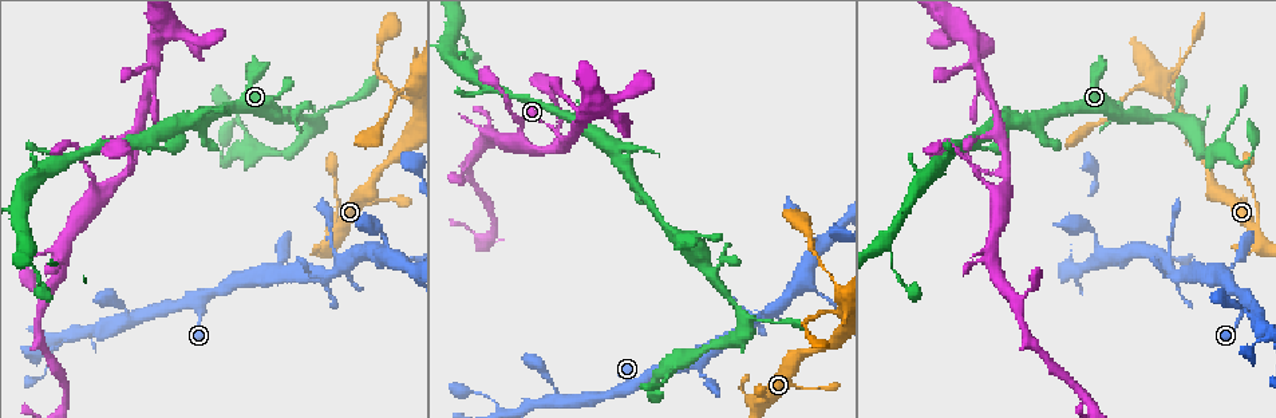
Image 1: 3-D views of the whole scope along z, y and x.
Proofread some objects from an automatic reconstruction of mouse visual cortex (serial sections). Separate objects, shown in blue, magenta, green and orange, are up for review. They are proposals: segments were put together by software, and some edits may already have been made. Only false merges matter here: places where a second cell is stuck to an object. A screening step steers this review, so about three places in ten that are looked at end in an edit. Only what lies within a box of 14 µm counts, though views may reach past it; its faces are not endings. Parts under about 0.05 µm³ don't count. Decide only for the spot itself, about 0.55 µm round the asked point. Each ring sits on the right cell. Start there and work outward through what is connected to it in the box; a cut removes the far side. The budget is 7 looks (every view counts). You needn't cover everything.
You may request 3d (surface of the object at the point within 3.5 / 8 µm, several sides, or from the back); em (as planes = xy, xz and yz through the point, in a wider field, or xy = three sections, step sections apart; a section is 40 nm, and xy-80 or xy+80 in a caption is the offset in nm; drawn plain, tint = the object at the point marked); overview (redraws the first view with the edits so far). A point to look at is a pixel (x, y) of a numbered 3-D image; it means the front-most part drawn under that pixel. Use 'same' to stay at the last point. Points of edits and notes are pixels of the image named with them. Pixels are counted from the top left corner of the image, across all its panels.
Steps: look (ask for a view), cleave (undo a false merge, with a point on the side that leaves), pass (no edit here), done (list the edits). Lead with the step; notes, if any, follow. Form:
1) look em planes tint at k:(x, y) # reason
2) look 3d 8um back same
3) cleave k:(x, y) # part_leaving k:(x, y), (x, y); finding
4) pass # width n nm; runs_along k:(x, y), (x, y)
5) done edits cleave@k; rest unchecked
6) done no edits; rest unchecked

look 3d 3.5um at 1:(223, 158) # sharp bend

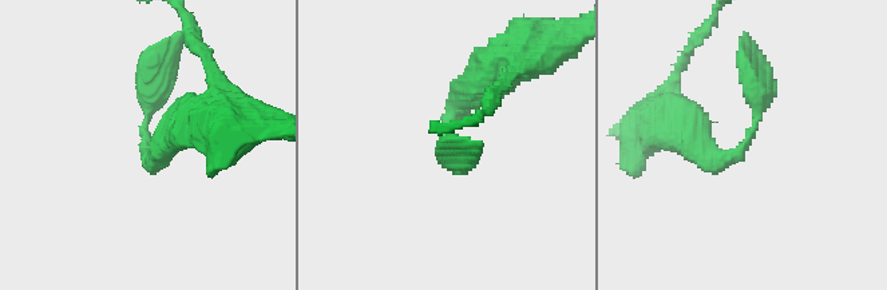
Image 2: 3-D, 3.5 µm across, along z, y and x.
look em xy step 3 tint at 2:(146, 140) # arm_widths 300, 350 nm

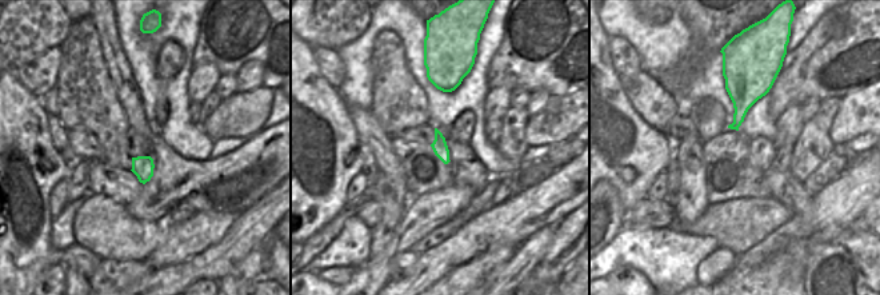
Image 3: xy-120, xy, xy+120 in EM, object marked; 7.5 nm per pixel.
pass # runs_along 2:(178, 130), (158, 158), (142, 130), (170, 59); one cell here

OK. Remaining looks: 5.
look 3d 3.5um at 1:(988, 181) # thick turns thin

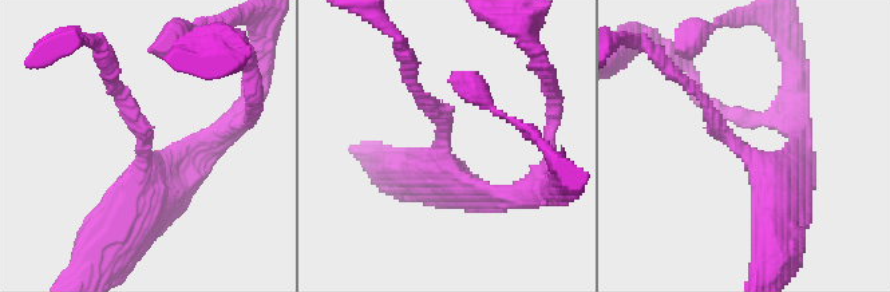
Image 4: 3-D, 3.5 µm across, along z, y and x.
pass # arm_widths 200, 500 nm; runs_along 4:(796, 188), (790, 200), (772, 184), (691, 85); continuous, no second cell

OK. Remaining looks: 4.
look 3d 8um at 1:(449, 51) # sudden change in width

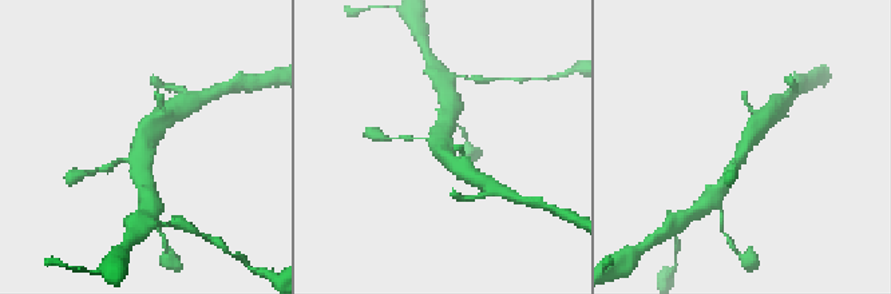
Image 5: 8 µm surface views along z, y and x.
look 3d 3.5um at 5:(441, 145)

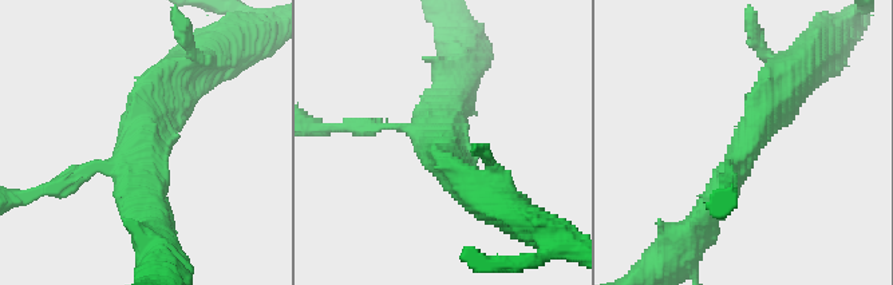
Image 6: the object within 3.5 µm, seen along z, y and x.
look em xy step 5 tint at 6:(143, 154)

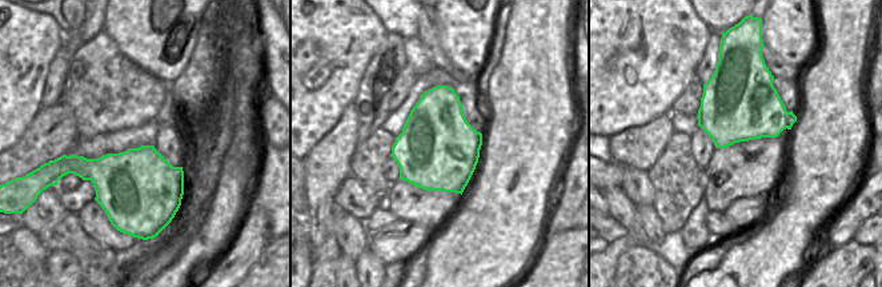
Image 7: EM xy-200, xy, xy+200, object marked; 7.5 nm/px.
pass # runs_along 6:(786, 86), (762, 115), (698, 230); continuous, no second cell

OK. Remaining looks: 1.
done no edits; rest unchecked

